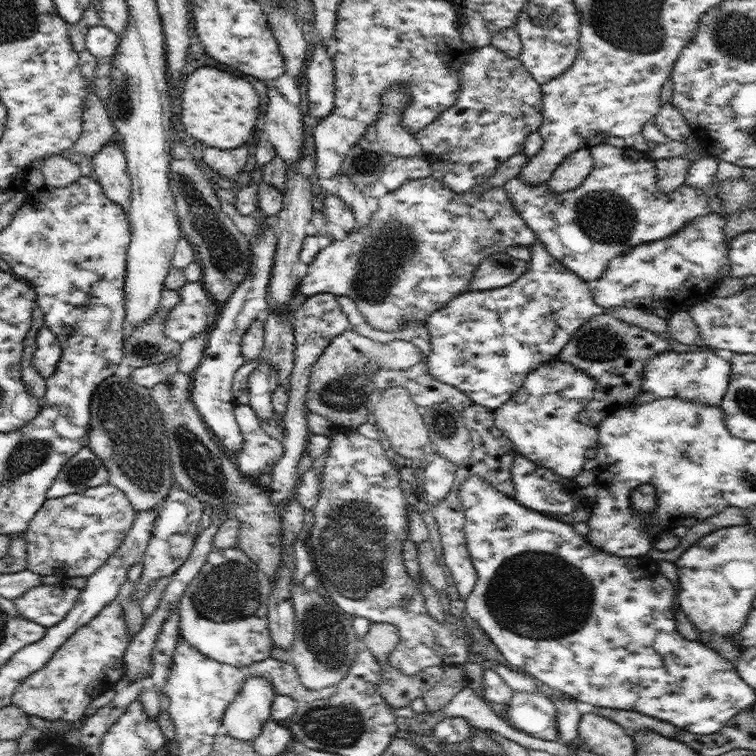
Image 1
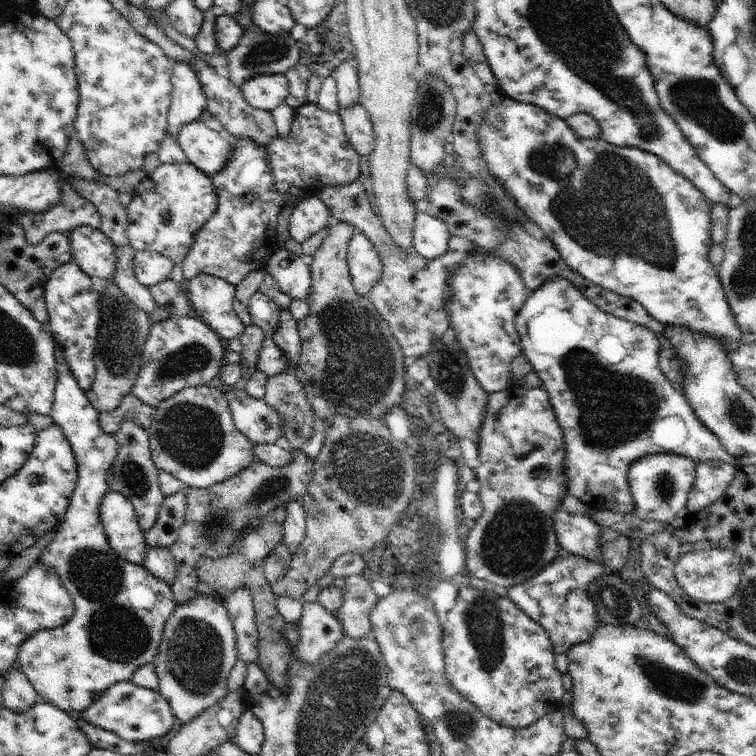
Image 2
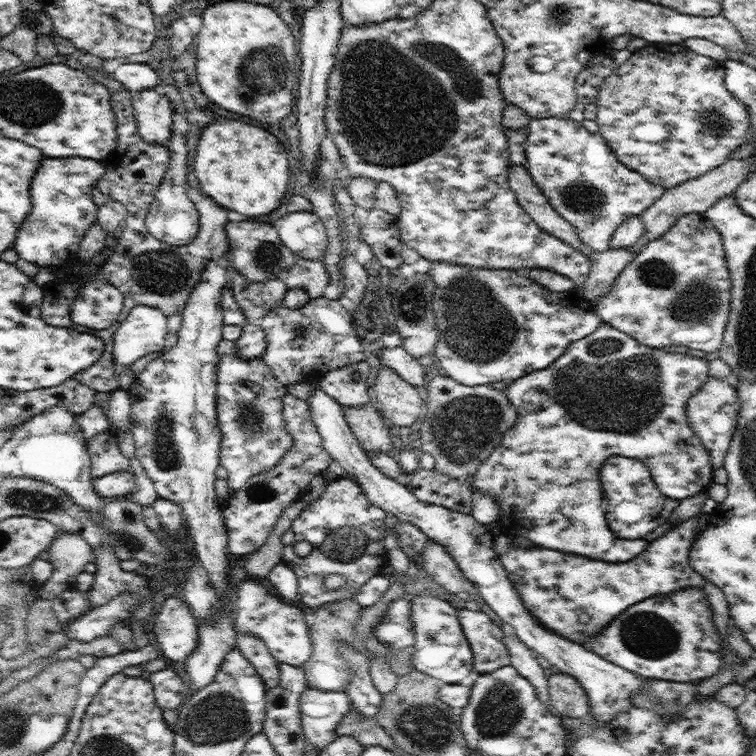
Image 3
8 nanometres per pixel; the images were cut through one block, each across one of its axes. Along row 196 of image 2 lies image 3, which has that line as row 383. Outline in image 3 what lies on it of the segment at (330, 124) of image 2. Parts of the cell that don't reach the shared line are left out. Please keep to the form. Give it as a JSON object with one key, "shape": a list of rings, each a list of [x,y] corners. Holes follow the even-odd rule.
{"shape":[[[310,299],[304,306],[295,309],[282,304],[281,307],[268,311],[259,322],[265,330],[267,340],[261,358],[271,368],[276,380],[286,387],[290,384],[314,384],[337,368],[365,359],[352,315],[340,305],[338,299]]]}

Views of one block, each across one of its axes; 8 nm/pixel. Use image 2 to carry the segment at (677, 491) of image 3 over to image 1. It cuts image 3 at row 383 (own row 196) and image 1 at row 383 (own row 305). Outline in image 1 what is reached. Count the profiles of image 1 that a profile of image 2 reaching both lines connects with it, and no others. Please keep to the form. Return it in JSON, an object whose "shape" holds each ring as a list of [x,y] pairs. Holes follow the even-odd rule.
{"shape":[[[677,347],[672,351],[662,351],[648,357],[642,373],[640,393],[632,399],[632,404],[646,404],[660,398],[682,398],[706,406],[719,406],[730,384],[732,364],[716,355],[709,348],[684,349]]]}

